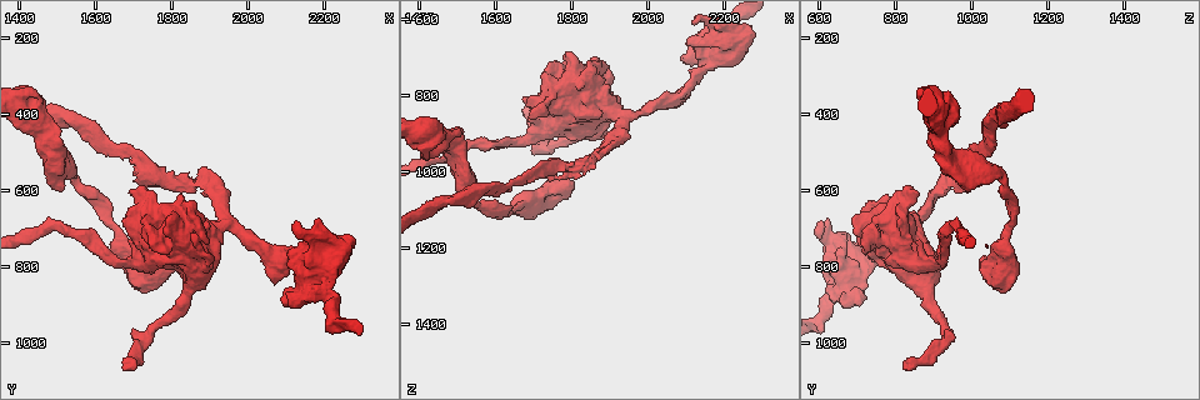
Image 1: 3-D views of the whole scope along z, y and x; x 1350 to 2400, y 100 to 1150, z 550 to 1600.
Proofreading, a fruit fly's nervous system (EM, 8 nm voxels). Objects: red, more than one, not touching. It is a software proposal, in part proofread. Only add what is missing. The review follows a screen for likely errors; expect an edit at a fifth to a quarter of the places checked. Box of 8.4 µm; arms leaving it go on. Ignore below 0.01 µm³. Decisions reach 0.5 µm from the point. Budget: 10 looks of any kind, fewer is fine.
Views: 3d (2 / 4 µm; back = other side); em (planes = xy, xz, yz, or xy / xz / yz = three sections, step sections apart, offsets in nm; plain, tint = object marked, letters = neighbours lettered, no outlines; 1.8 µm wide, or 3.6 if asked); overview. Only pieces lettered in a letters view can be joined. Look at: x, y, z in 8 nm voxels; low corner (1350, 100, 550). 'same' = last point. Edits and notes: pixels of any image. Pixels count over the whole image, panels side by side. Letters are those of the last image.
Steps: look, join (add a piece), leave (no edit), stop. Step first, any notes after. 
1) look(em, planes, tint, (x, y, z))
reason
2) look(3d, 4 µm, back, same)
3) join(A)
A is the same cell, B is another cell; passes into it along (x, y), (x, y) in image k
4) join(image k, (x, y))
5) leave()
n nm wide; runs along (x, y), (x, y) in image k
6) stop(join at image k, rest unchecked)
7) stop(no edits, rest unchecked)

look(em, yz, step 8, letters, (2205, 890, 630))
sudden change in width

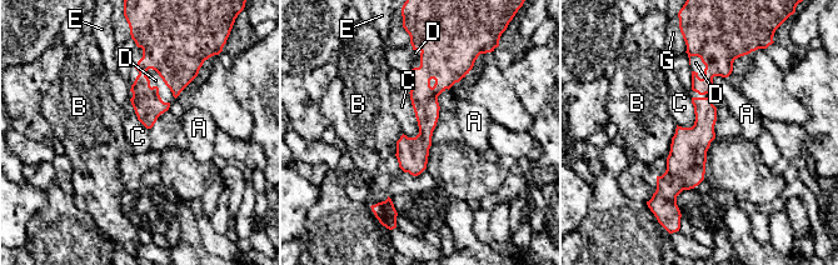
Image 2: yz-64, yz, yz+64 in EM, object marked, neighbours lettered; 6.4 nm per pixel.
join(D)
D is the same cell, A, B, C, E and G are other cells; passes into it along (175, 44), (163, 80), (155, 80) in image 2; it goes on there

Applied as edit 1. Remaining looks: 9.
look(overview)

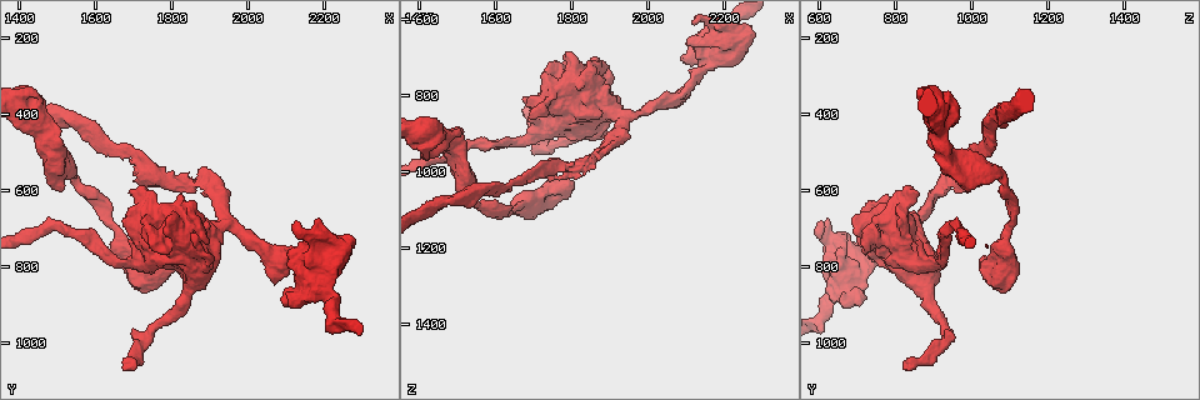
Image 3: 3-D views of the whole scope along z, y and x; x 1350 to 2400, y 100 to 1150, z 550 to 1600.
look(3d, 2 µm, (2075, 835, 830))
free end

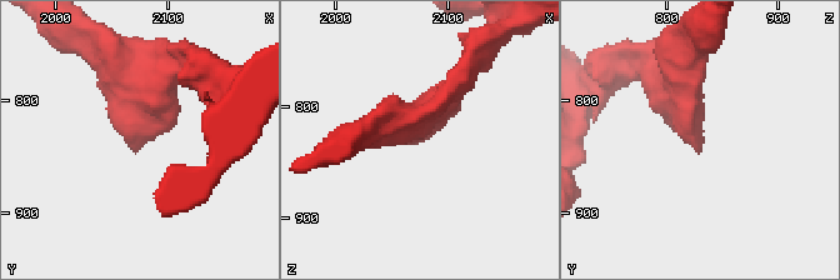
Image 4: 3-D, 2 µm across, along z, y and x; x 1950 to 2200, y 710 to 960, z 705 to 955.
look(em, yz, step 16, letters, (2072, 844, 828))
shape alone is not enough

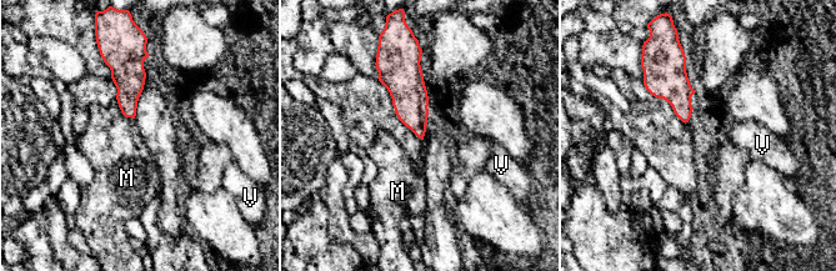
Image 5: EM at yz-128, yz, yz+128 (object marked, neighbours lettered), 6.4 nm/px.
leave()
190 nm wide; M and V are other cells; border along (115, 99), (120, 111), (134, 119) in image 5; none of them fits

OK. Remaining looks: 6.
look(em, 3.6 µm, yz, step 16, tint, (1905, 700, 845))
thin neck

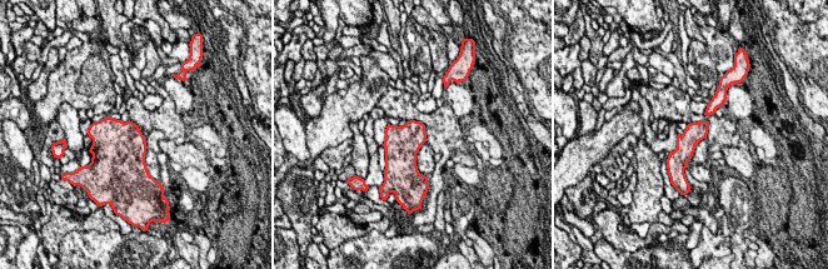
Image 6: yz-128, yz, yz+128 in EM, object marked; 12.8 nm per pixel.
look(em, 3.6 µm, planes, letters, same)
another direction

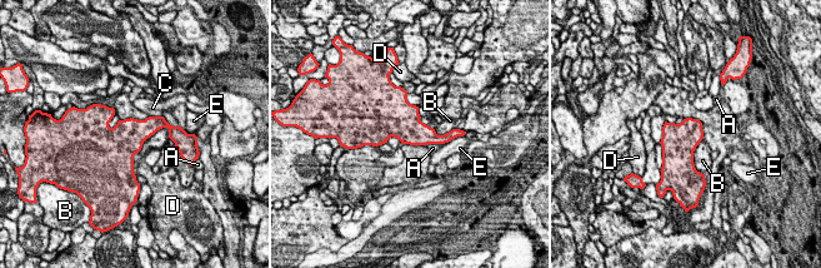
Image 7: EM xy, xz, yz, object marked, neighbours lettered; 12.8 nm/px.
leave()
420 nm wide; A, B, C, D and E are other cells; border along (166, 127), (144, 142), (133, 163) in image 7; none of them fits

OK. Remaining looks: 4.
stop(join at image 2, rest unchecked)

